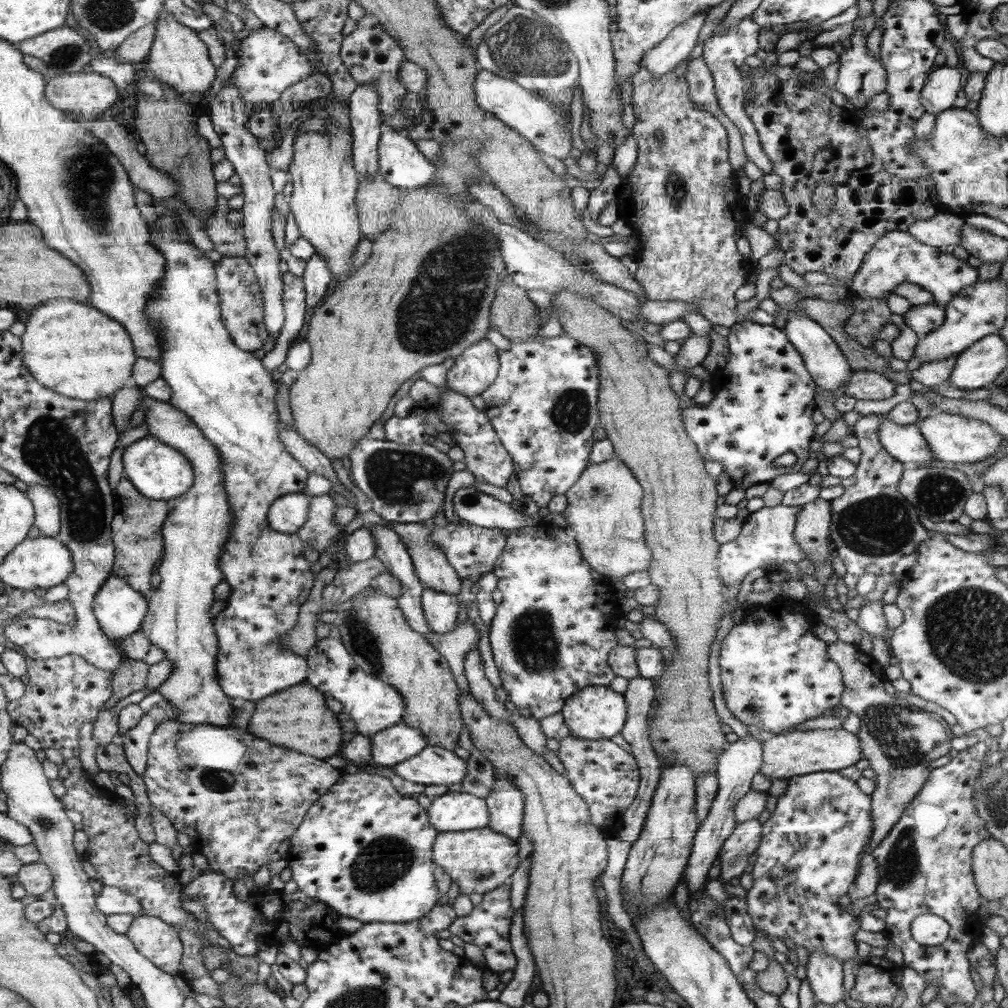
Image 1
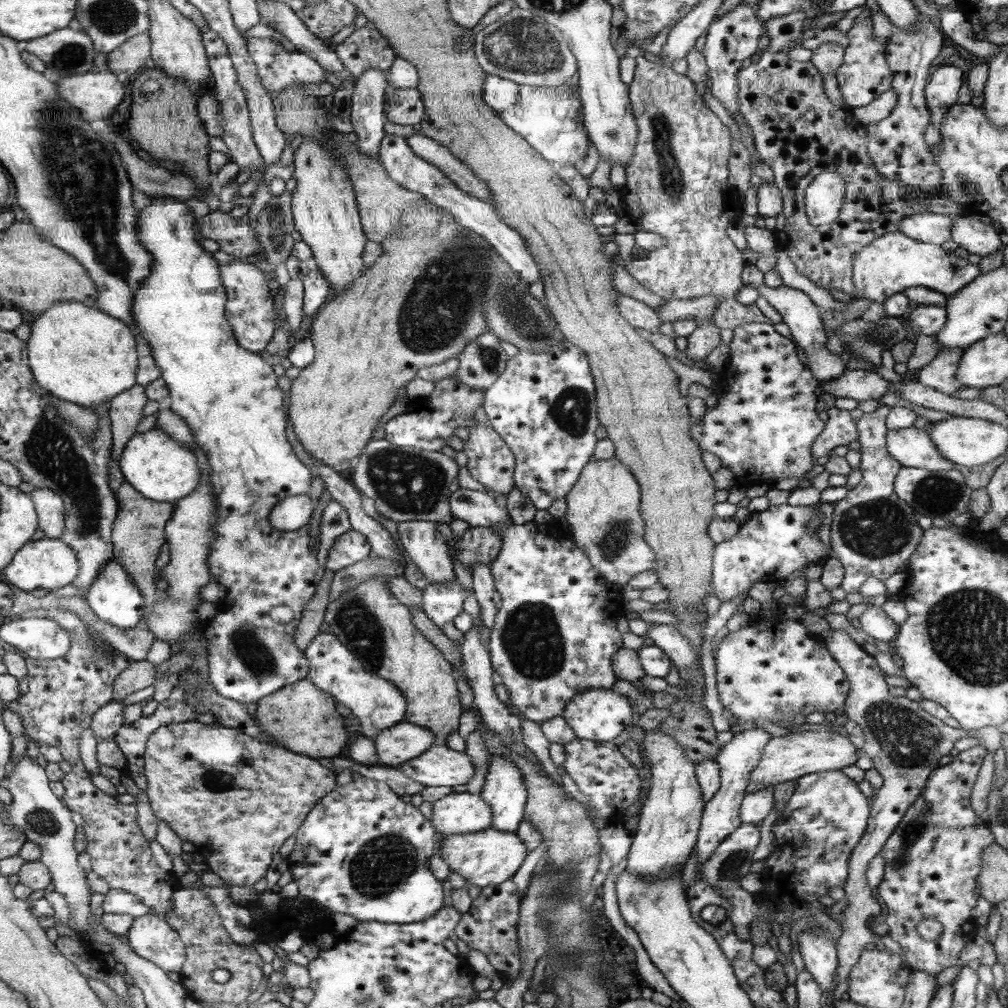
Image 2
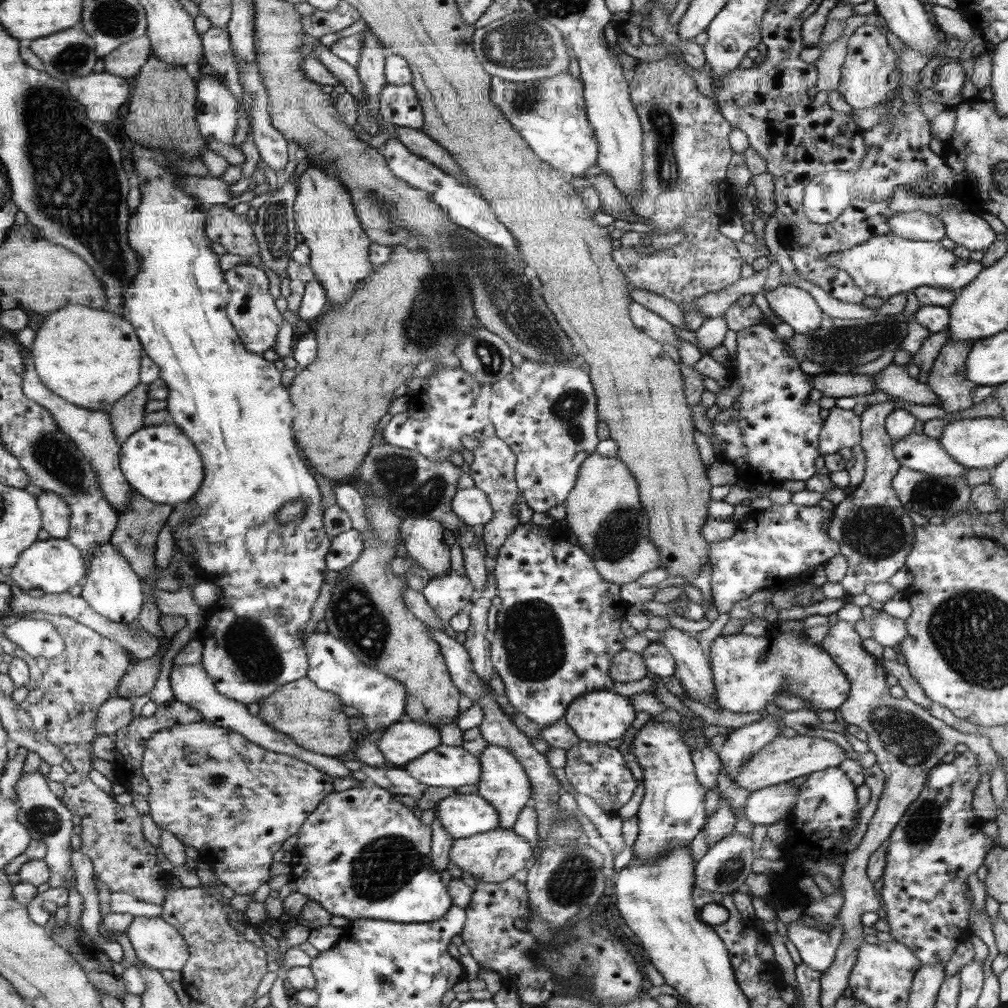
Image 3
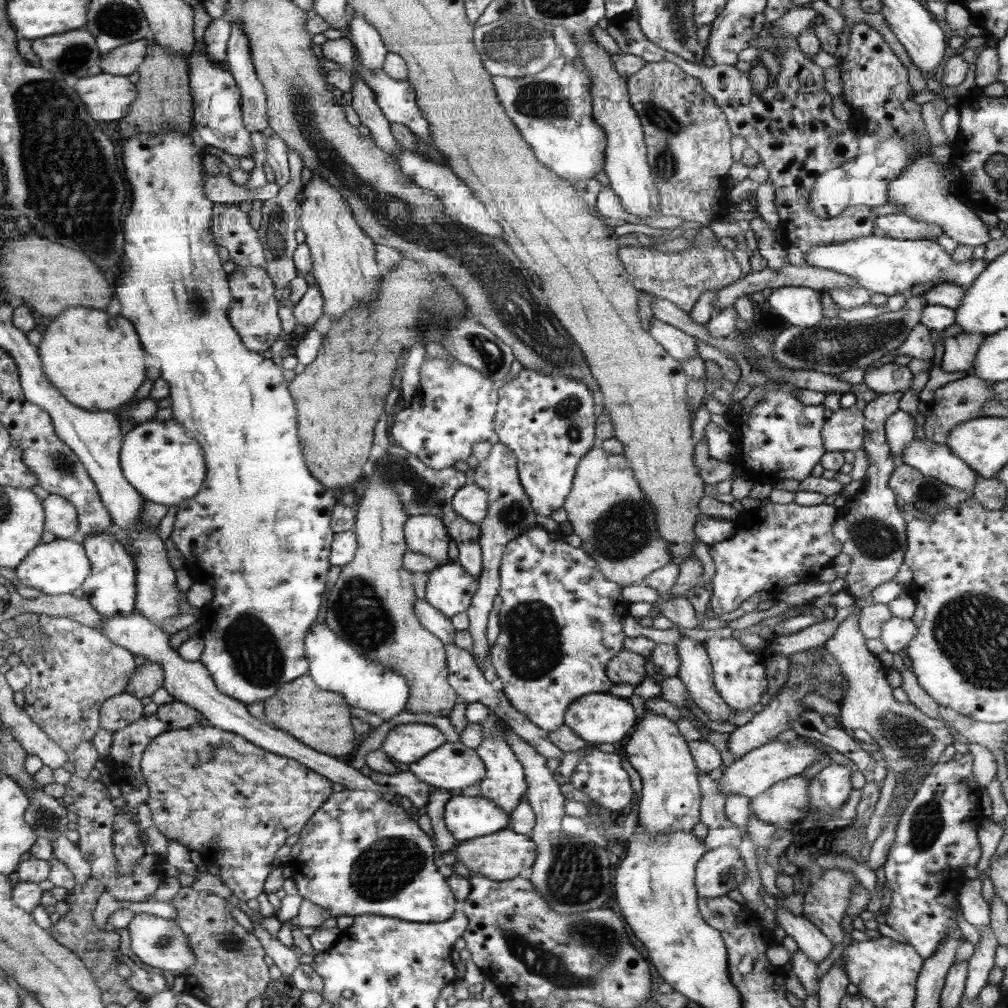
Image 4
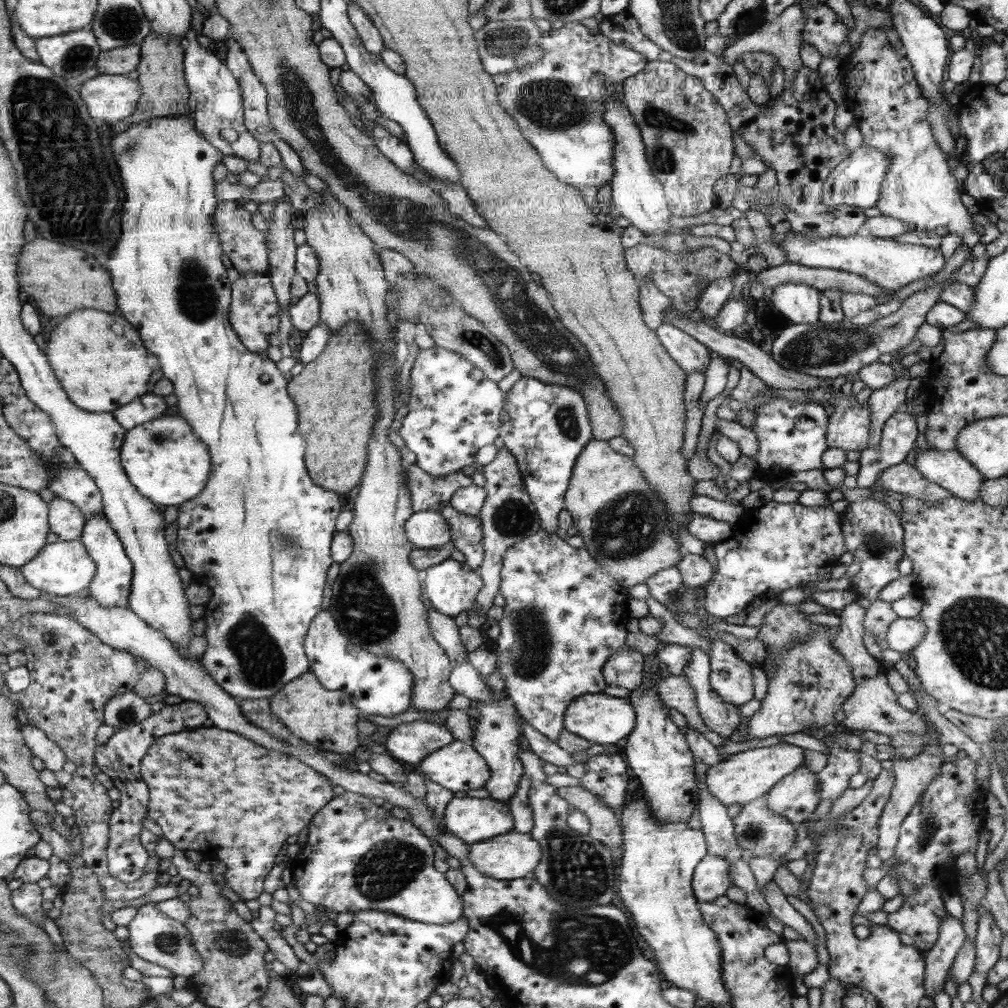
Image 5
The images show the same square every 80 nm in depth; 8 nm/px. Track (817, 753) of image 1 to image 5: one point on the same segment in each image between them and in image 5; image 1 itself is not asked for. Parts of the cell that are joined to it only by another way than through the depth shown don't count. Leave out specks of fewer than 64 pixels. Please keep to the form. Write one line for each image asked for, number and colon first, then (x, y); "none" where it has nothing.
2: (788, 757)
3: (784, 759)
4: (754, 773)
5: (745, 776)

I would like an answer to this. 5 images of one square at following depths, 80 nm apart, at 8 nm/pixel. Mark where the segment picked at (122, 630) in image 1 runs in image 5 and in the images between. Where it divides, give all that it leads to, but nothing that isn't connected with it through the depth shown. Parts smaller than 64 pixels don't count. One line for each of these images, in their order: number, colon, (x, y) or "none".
2: (114, 596)
3: (112, 588)
4: (111, 589)
5: (111, 587)

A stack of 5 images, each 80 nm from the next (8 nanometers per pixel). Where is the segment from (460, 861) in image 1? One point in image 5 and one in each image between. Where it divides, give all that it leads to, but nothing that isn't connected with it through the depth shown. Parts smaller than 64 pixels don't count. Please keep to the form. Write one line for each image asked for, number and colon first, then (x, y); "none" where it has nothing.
2: (490, 857)
3: (496, 856)
4: (501, 856)
5: (514, 855)

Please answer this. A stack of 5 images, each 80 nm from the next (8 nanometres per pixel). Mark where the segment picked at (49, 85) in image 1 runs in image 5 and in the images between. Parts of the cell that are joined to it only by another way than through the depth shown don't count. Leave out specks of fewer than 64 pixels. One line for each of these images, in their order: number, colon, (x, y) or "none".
2: (96, 94)
3: (101, 94)
4: (109, 97)
5: (112, 98)

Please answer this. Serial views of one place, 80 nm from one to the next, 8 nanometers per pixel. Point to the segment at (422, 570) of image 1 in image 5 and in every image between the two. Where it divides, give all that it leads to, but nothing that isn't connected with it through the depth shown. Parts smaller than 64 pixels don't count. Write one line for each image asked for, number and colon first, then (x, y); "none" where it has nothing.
2: (424, 544)
3: (423, 537)
4: (427, 535)
5: (428, 530)

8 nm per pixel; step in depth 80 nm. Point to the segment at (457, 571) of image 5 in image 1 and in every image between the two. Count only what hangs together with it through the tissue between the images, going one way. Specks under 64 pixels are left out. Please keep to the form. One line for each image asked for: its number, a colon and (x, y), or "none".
1: (441, 609)
2: (442, 603)
3: (448, 594)
4: (450, 588)

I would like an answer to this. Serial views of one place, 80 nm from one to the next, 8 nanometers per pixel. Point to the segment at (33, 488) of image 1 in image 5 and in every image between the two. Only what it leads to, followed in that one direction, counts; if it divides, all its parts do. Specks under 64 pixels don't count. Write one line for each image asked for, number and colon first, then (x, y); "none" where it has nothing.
2: (51, 508)
3: (56, 512)
4: (62, 521)
5: (67, 521)

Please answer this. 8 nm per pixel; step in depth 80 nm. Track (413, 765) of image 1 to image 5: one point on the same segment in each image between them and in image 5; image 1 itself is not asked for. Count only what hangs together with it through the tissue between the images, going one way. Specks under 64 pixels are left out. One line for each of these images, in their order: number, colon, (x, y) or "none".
2: (440, 765)
3: (446, 766)
4: (454, 766)
5: (459, 766)

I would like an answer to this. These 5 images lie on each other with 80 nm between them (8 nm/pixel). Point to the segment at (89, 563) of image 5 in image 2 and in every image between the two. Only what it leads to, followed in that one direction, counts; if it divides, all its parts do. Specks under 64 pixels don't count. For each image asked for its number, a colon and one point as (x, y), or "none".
2: (48, 563)
3: (55, 565)
4: (61, 566)

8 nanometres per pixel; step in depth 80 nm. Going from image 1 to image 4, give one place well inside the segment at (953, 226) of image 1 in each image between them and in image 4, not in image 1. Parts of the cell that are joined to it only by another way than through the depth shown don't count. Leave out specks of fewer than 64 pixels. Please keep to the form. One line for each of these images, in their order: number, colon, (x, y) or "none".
2: (933, 228)
3: (918, 225)
4: (897, 225)

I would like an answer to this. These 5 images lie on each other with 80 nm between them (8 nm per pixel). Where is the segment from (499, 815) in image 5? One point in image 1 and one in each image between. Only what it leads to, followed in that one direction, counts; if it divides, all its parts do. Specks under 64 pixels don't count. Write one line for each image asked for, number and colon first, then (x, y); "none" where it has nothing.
1: (453, 811)
2: (457, 813)
3: (463, 816)
4: (466, 817)

